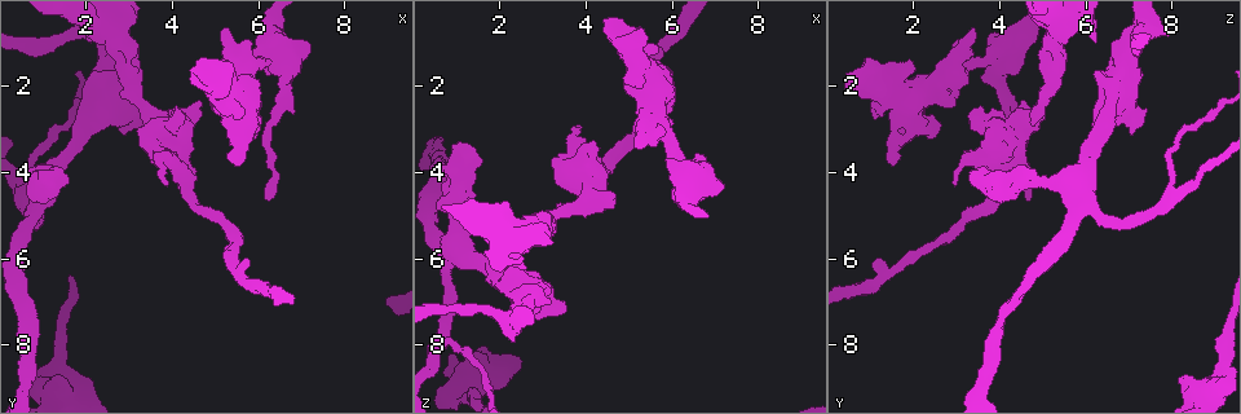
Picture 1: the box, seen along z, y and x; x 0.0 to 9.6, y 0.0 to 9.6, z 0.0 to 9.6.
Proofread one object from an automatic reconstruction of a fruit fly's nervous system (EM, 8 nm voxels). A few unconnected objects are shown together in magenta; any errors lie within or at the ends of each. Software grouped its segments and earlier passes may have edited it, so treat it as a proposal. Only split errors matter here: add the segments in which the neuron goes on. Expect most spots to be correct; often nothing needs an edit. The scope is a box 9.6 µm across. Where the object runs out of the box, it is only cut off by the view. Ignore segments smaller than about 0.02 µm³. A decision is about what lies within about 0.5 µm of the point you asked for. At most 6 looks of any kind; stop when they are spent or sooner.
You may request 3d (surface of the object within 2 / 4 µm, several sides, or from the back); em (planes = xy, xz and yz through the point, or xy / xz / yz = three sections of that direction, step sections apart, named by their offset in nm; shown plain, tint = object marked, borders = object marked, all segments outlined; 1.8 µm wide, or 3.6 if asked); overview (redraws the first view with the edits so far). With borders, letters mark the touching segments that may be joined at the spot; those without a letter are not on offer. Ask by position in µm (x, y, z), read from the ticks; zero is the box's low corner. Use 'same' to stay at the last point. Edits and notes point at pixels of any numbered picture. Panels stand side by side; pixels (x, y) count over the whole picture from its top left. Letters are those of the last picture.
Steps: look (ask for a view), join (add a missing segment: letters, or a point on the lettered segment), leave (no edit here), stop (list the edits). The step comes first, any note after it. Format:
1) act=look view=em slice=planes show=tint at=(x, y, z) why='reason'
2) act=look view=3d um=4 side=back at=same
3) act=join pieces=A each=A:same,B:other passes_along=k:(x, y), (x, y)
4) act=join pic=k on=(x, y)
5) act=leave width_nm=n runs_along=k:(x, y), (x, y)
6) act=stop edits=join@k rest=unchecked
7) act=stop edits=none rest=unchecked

act=look view=em um=3.6 slice=planes show=borders at=(4.60, 2.30, 4.55) why='an open end'

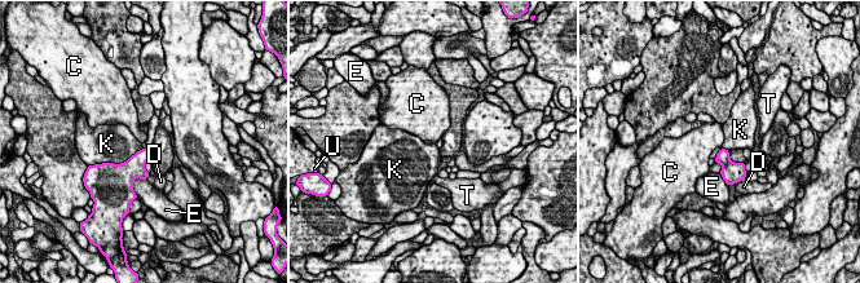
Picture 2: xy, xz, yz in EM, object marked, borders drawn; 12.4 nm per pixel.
act=leave width_nm=160 longest_contact=K:600nm each=C:other,D:other,E:other,K:other,T:other,U:other found='none of them fits'

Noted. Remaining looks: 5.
act=look view=em um=3.6 slice=yz step=8 show=borders at=(4.95, 1.65, 2.00) why='free end'

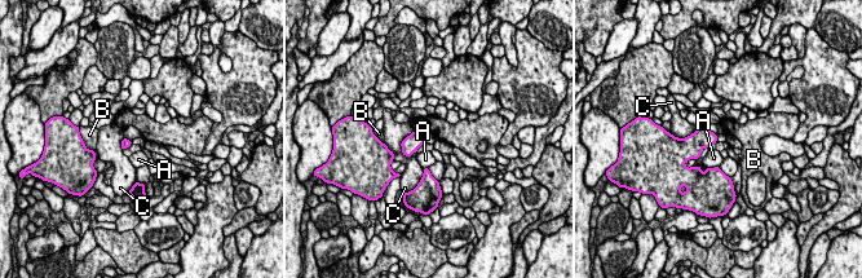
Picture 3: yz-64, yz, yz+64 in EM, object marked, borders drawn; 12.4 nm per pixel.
act=look view=em um=3.6 slice=planes show=borders at=same

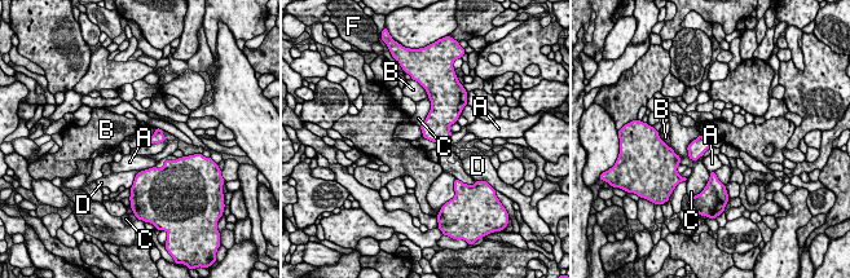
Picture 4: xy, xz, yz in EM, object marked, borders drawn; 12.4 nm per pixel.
act=leave each=A:other,B:other,C:other,D:other,F:other border=4:(453, 133), (449, 142), (439, 144) found='no lettered segment goes on from it'

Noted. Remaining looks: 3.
act=look view=3d um=2 at=(5.20, 0.70, 3.35) why='stops while still wide'

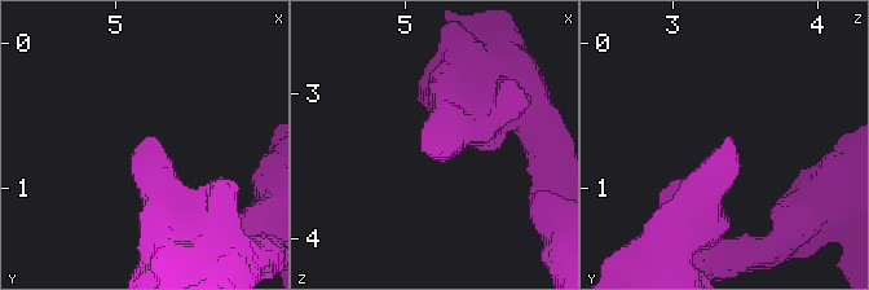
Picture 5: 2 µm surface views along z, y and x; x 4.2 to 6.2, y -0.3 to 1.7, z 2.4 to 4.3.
act=look view=em slice=planes show=plain at=(5.26, 0.66, 3.38) why='shape alone is not enough'

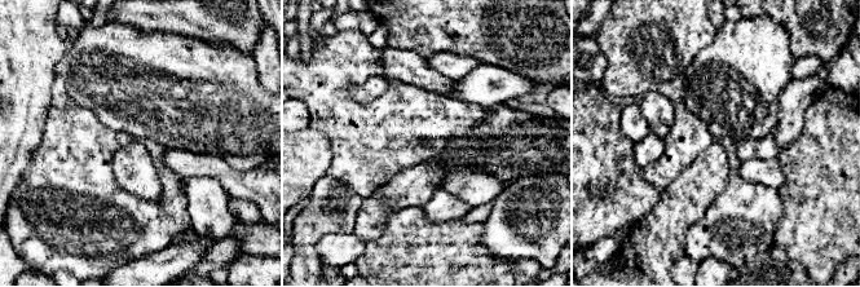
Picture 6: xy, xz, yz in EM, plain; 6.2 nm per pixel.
act=look view=em slice=planes show=borders at=same why='see the neighbours'

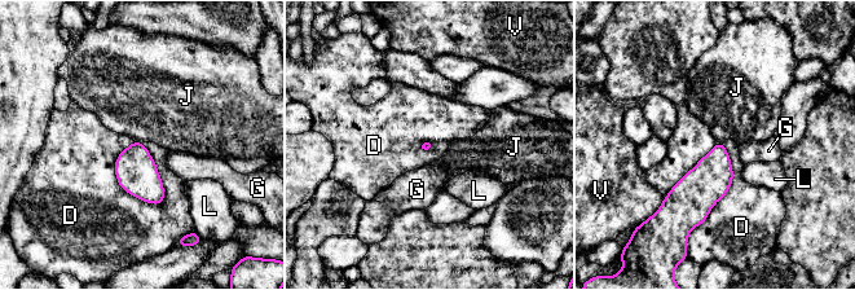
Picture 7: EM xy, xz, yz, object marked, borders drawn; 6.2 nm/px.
act=leave each=D:other,G:other,J:other,L:other,V:other border=7:(132, 141), (117, 181), (159, 205) found='no lettered segment goes on from it'

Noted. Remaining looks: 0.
act=stop edits=none rest=unchecked

